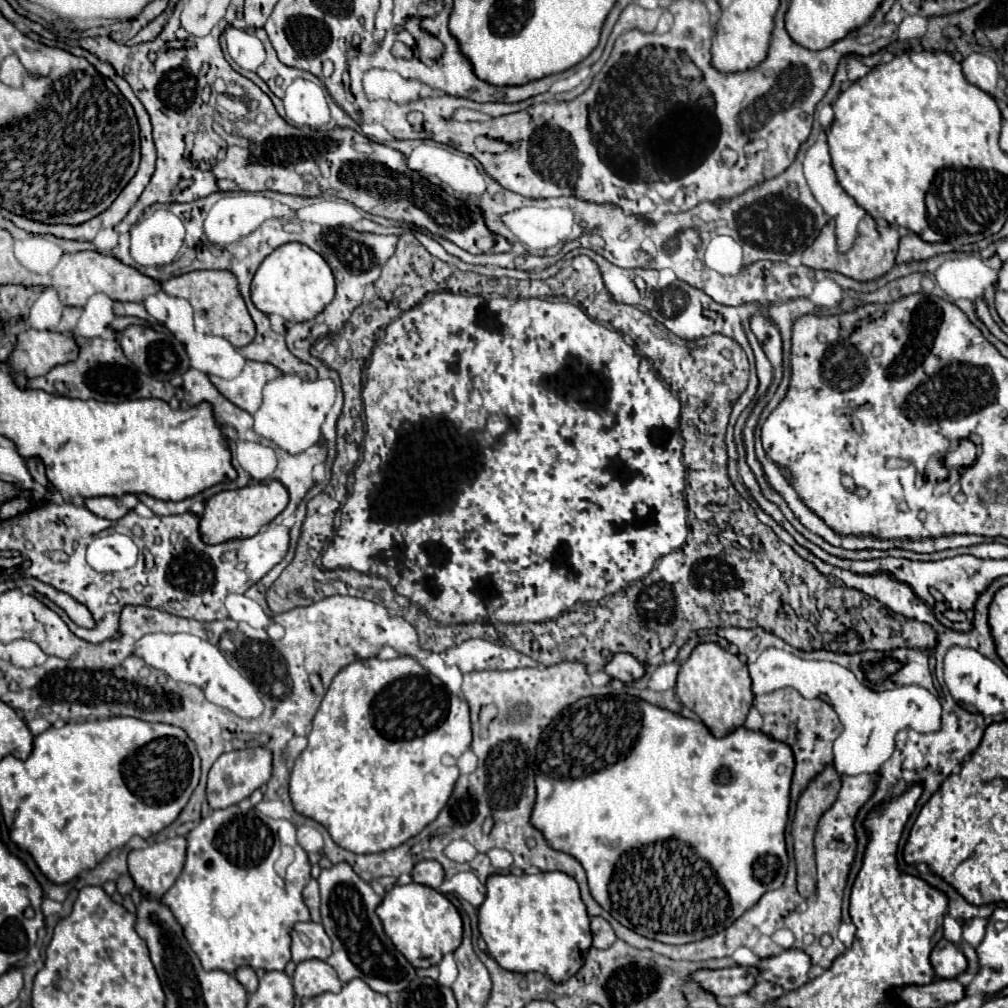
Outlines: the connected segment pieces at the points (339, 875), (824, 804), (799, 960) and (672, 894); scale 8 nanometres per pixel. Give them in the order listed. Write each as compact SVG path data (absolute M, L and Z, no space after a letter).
M347 862L333 864L329 870L323 870L317 880L321 888L323 928L333 942L333 954L327 958L327 964L335 968L339 980L347 984L353 978L361 978L381 994L405 990L415 978L415 968L383 932L381 920L375 914L383 898L371 888L369 882L357 876Z
M829 764L823 772L819 772L809 786L801 792L799 800L797 800L797 810L795 810L795 818L793 818L793 826L791 826L791 836L793 836L793 850L795 850L795 864L797 864L797 890L801 896L811 896L815 892L815 884L817 884L817 876L815 876L815 848L813 848L813 836L815 836L815 828L817 828L817 820L821 818L821 814L831 808L831 804L835 802L837 794L841 788L841 778L835 772L835 768Z
M791 948L775 958L761 960L757 968L763 972L763 976L769 982L779 984L785 992L789 992L789 990L797 990L809 982L811 966L813 966L811 958L803 950Z
M613 694L613 696L587 696L587 698L579 698L577 702L573 702L571 706L567 706L561 714L557 714L553 718L553 722L543 730L541 738L539 738L539 744L537 744L537 770L535 770L535 786L537 786L537 798L535 798L535 806L533 806L533 814L531 814L531 824L543 834L543 838L547 840L547 844L559 852L565 852L573 858L577 858L581 862L581 866L585 868L587 872L587 880L589 880L589 890L591 890L591 896L617 920L621 922L623 926L627 926L629 930L635 930L637 934L645 936L645 938L651 938L651 940L659 940L663 944L689 944L689 942L699 942L707 936L713 936L721 930L725 930L729 924L733 924L745 910L749 910L751 906L757 904L757 900L769 892L769 890L777 890L783 880L785 880L785 874L787 874L787 850L785 850L785 824L787 824L787 812L789 812L789 786L791 786L791 772L793 772L793 756L791 756L791 748L787 748L787 744L783 742L777 742L777 740L771 740L769 736L765 736L763 732L751 732L751 730L745 730L745 728L737 728L733 730L731 734L723 736L723 738L713 738L709 734L709 730L705 728L705 724L701 720L689 720L689 718L683 718L679 714L673 714L669 710L663 710L659 706L653 706L637 696L631 696L631 694Z

